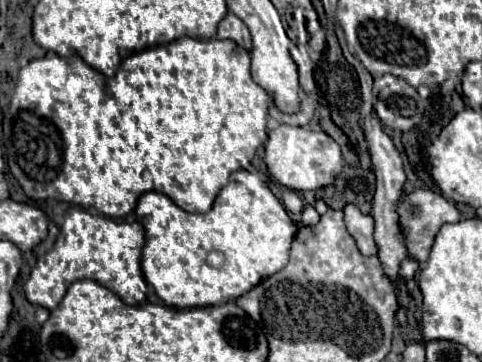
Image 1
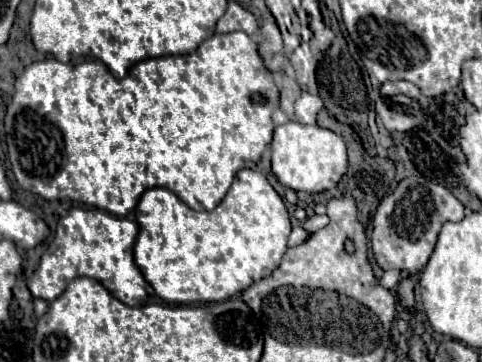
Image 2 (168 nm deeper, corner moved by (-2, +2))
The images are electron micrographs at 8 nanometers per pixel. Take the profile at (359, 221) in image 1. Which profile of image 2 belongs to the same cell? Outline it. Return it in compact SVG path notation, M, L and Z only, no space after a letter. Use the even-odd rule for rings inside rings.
M407 176L381 200L371 220L371 252L381 270L419 272L433 254L437 234L447 220L461 220L463 204L445 186L423 176Z

